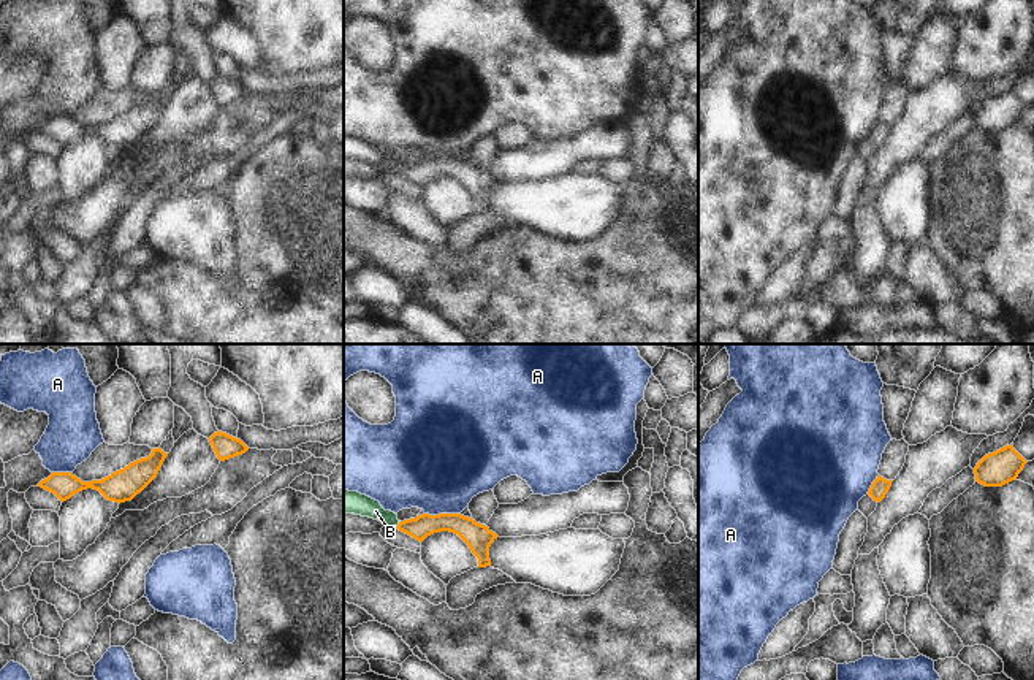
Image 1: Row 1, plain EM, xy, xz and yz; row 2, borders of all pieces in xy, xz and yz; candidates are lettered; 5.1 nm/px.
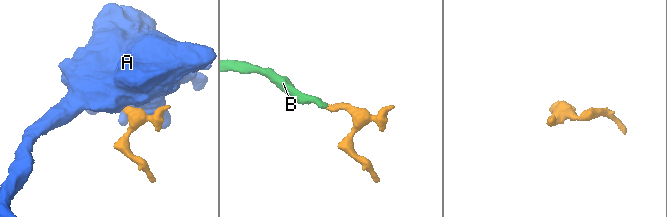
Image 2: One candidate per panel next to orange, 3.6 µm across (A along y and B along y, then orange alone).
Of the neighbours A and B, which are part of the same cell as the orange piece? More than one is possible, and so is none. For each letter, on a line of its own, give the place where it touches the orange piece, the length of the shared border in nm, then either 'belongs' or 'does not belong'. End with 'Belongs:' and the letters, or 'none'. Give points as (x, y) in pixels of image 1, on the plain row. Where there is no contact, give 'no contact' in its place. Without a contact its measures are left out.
A: xz (442, 159) | 180 nm | does not belong
B: xz (398, 170) | 40 nm | belongs
Belongs: B

